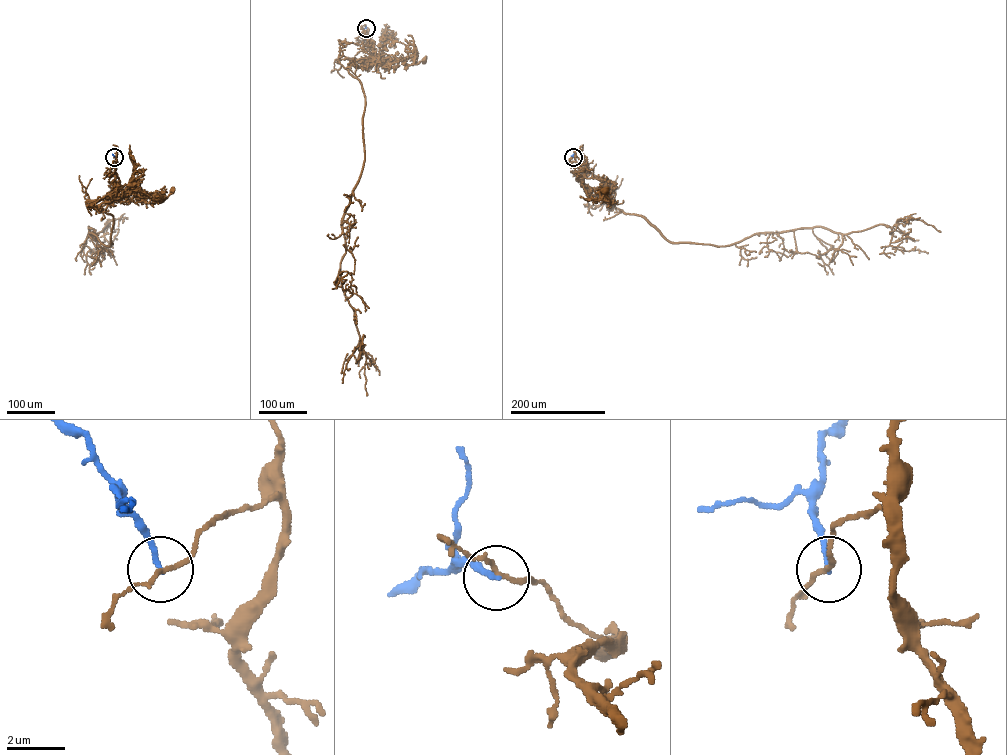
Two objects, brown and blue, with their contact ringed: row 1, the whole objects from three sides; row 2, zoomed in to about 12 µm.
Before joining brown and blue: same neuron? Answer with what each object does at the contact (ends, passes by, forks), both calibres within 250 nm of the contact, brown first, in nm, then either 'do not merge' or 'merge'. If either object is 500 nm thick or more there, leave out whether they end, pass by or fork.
brown passes by | blue ends | 140/180 nm | do not merge

